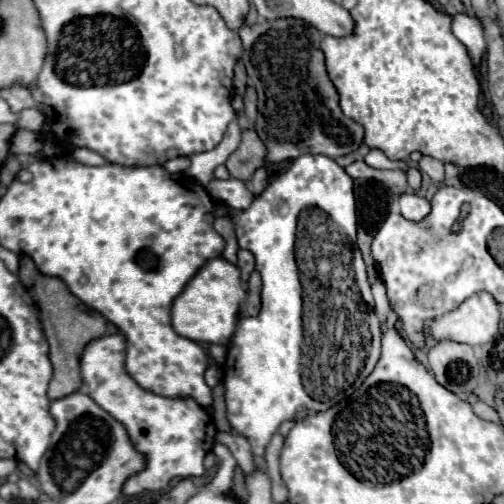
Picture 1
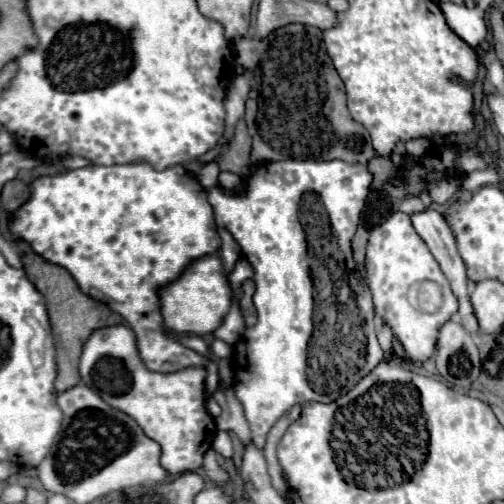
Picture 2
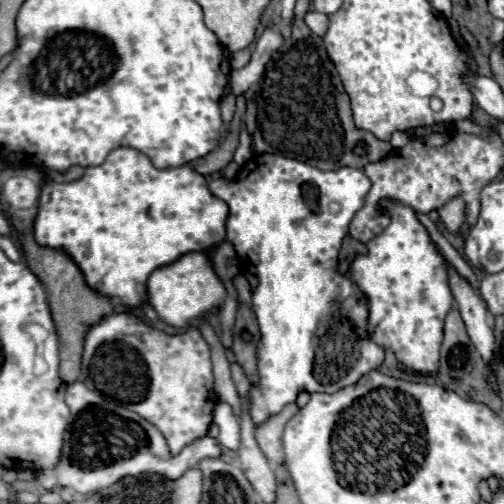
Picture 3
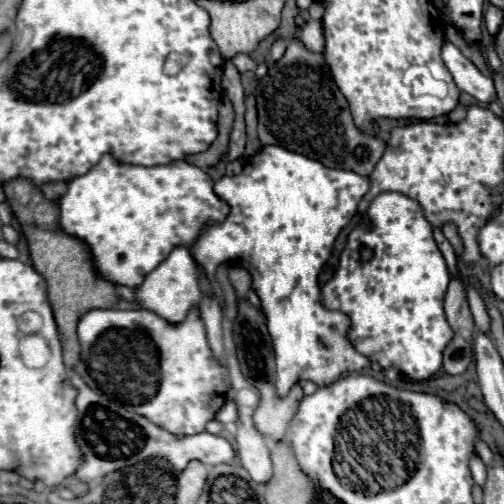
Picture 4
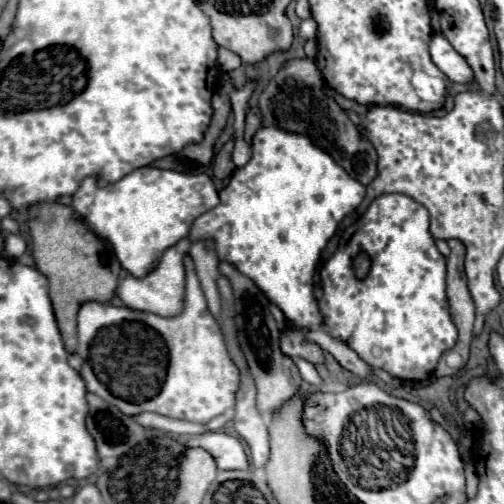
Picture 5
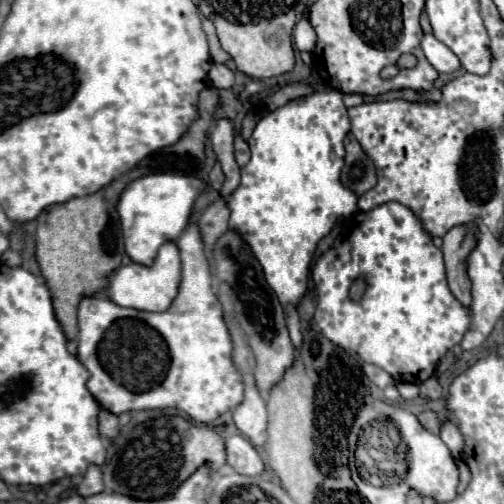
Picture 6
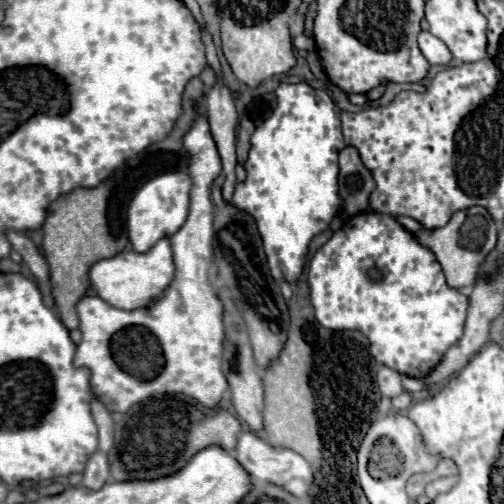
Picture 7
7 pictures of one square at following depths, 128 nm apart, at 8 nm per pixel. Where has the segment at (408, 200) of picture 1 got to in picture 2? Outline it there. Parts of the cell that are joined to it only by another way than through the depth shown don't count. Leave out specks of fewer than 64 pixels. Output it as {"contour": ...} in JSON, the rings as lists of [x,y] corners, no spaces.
{"contour":[[[426,208],[424,212],[414,212],[414,214],[410,214],[410,220],[412,220],[412,226],[416,228],[416,232],[420,234],[420,238],[428,244],[430,252],[434,254],[434,258],[438,260],[442,272],[448,276],[454,294],[460,298],[460,310],[458,310],[458,312],[460,312],[460,316],[462,316],[464,328],[466,328],[468,332],[472,332],[472,334],[478,334],[478,332],[476,332],[476,318],[472,316],[472,304],[470,304],[470,298],[468,298],[468,276],[466,276],[466,270],[464,270],[464,262],[460,260],[460,254],[458,254],[458,250],[456,250],[456,240],[454,240],[454,236],[452,236],[452,232],[450,232],[444,216],[438,214],[436,210],[432,210],[432,208]]]}

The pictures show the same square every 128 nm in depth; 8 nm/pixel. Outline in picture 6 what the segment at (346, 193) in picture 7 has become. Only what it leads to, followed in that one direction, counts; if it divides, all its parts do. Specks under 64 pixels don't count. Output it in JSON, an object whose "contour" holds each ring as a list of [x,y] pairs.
{"contour":[[[348,134],[348,138],[346,138],[346,158],[344,158],[342,184],[352,188],[358,194],[364,194],[366,190],[376,186],[374,164],[352,134]]]}

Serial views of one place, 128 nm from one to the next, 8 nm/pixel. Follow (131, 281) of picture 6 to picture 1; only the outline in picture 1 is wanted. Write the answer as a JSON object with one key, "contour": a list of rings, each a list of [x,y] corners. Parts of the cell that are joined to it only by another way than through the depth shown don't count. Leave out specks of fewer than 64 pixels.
{"contour":[[[214,258],[208,260],[194,280],[186,284],[182,294],[172,304],[172,326],[174,330],[194,342],[208,342],[208,344],[220,344],[228,346],[232,342],[236,322],[238,322],[238,310],[240,304],[246,298],[246,290],[240,280],[240,268],[226,258]]]}

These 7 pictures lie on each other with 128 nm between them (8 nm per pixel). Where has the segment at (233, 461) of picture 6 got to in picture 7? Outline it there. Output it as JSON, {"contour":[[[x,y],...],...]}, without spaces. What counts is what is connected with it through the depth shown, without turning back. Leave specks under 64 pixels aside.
{"contour":[[[244,432],[244,434],[238,436],[238,444],[236,444],[236,450],[234,450],[234,458],[256,480],[264,480],[264,482],[272,482],[276,486],[282,486],[284,490],[292,492],[296,498],[304,498],[308,494],[308,488],[312,484],[312,468],[296,452],[288,452],[284,448],[272,448],[258,434]]]}

